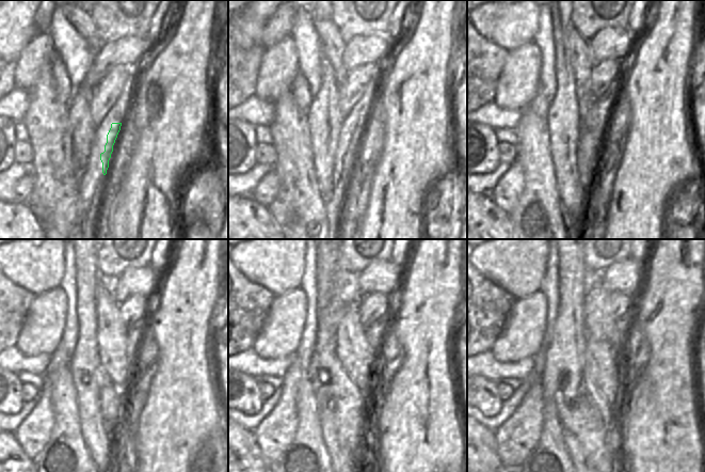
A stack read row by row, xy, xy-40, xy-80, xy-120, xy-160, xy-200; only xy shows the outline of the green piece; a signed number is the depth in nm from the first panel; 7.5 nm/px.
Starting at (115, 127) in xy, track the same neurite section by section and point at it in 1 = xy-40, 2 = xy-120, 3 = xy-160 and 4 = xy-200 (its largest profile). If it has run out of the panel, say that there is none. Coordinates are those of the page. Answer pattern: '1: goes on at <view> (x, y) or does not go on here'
1: goes on at xy-40 (352, 134)
2: goes on at xy-120 (111, 397)
3: goes on at xy-160 (339, 394)
4: goes on at xy-200 (582, 410)

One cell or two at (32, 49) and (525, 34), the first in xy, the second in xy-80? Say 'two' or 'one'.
two

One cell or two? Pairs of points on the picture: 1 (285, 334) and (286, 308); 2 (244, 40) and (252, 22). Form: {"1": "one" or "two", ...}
{"1": "one", "2": "one"}

